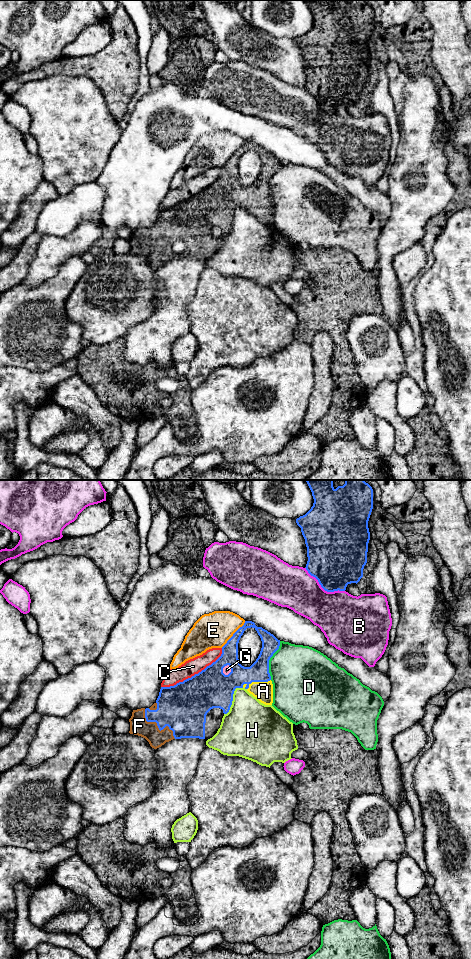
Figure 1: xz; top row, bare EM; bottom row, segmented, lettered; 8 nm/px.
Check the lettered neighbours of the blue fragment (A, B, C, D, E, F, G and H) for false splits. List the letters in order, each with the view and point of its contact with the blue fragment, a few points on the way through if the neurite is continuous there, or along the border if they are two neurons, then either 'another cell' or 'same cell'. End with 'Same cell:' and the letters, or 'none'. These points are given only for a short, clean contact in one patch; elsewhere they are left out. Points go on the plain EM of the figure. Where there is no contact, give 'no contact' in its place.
A: xz (256, 201) | same cell
B: xz (323, 108) | another cell
C: xz (195, 194) | another cell
D: xz (269, 179) | another cell
E: xz (233, 154) | another cell
F: xz (157, 245) | same cell
G: xz (222, 189) | along xz (228, 184), (223, 188), (225, 195) | another cell
H: xz (232, 219) | another cell
Same cell: A, F

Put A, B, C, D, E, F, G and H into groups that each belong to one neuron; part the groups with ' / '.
A F / B / C / D / E / G H

